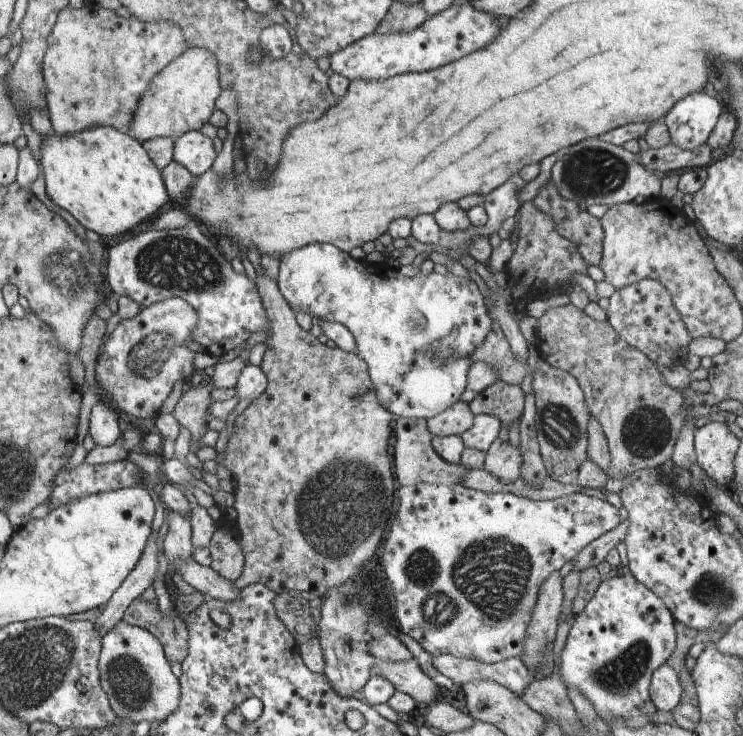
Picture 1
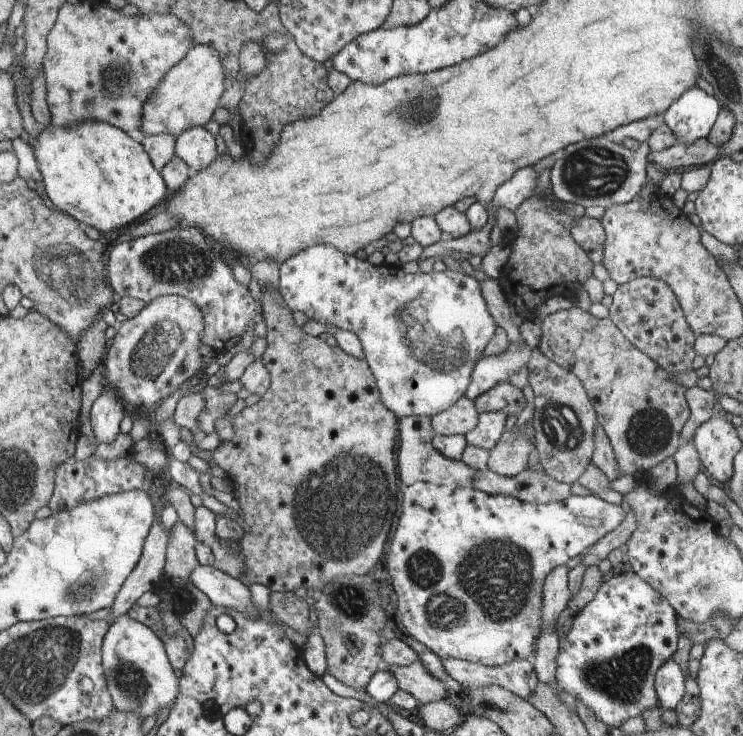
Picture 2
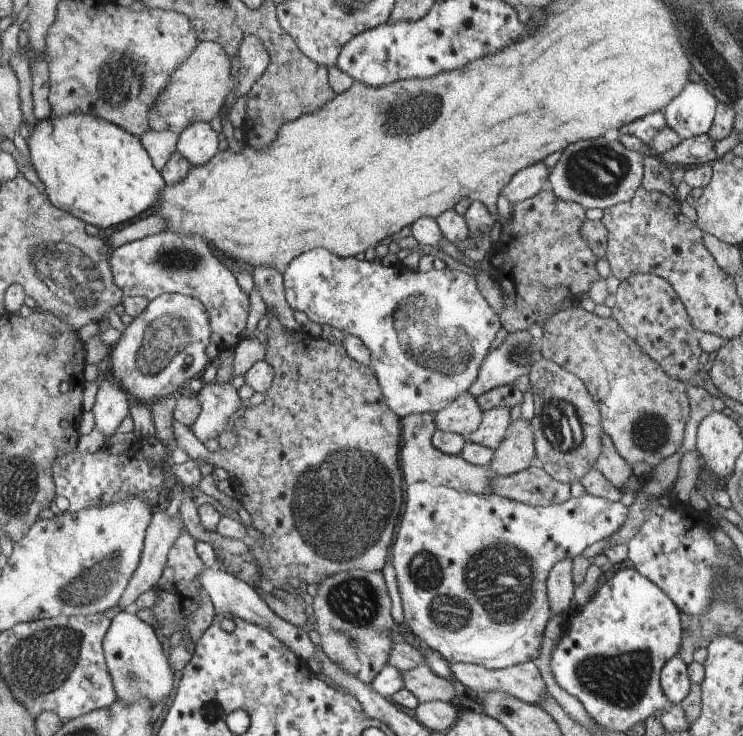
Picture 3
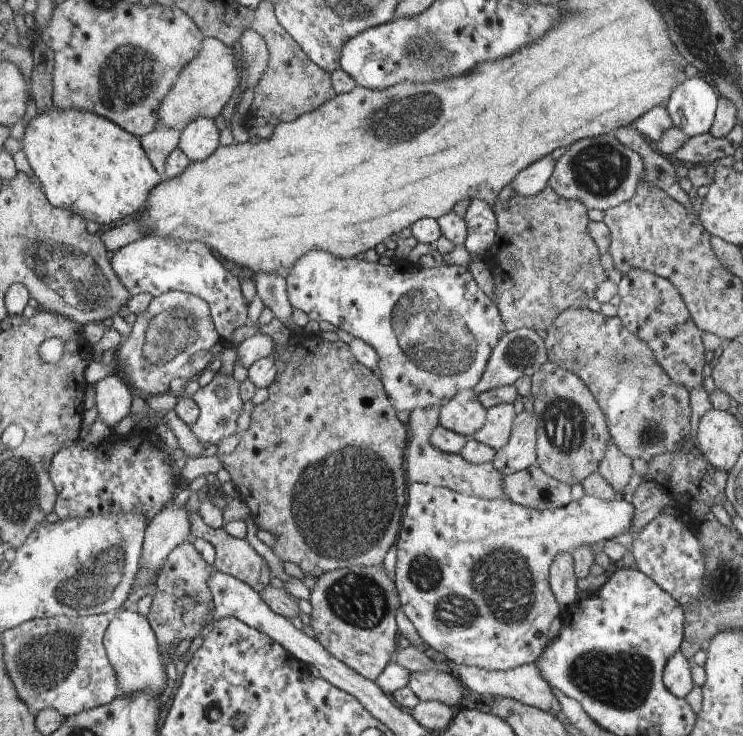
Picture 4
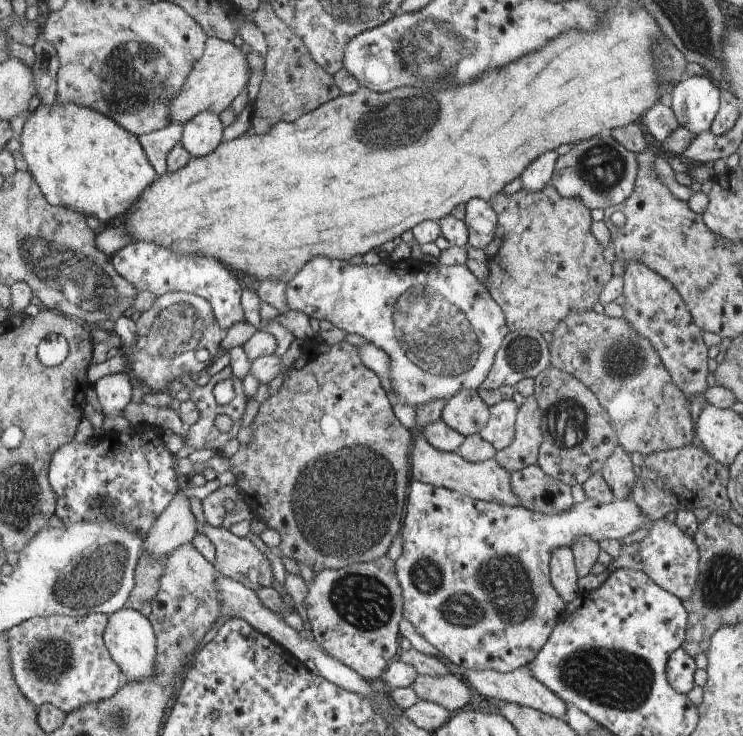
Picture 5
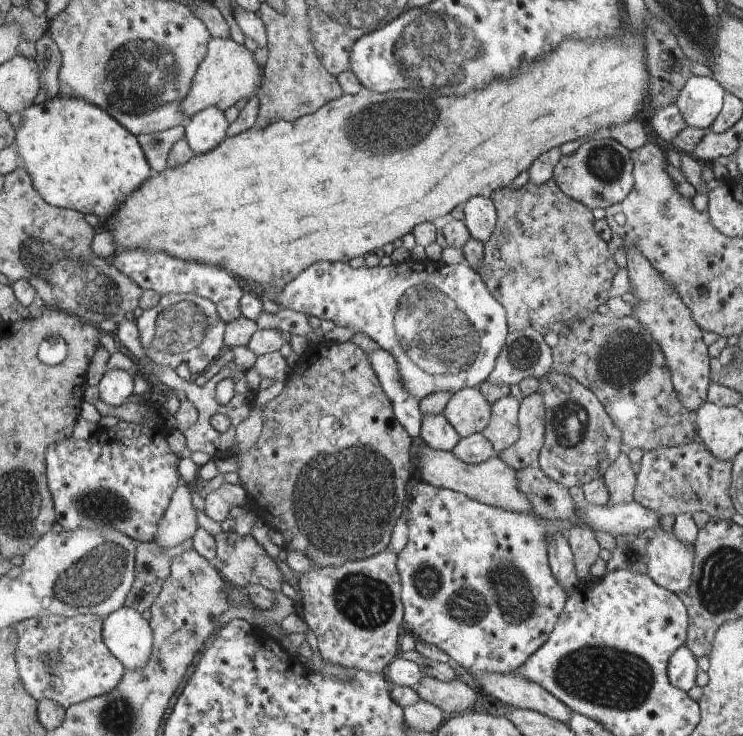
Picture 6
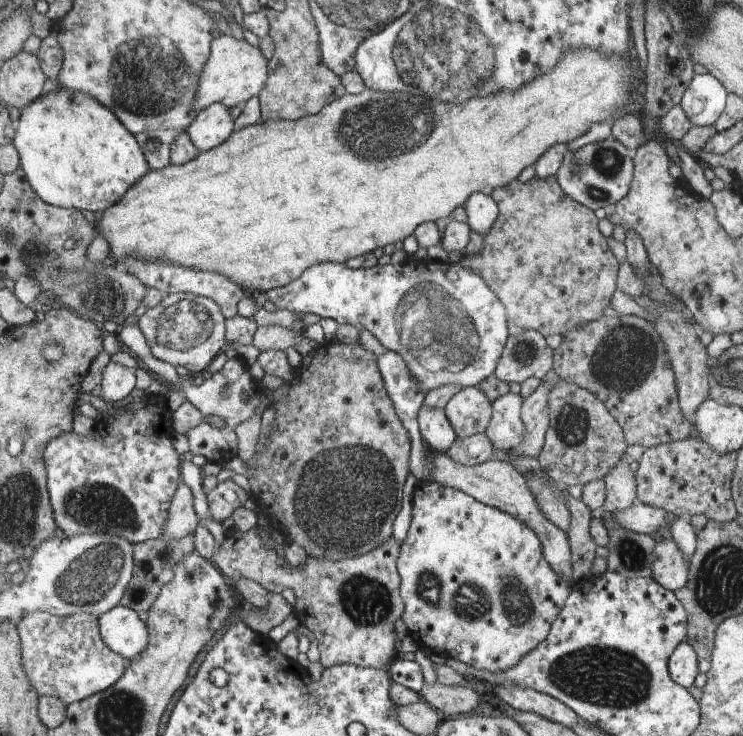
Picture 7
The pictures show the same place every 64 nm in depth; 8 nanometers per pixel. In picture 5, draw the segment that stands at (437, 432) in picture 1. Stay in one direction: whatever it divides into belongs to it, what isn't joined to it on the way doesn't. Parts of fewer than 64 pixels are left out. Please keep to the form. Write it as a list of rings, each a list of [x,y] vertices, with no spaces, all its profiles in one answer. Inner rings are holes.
[[[464,390],[446,402],[441,420],[467,438],[479,434],[487,426],[490,406],[482,400],[478,390]]]

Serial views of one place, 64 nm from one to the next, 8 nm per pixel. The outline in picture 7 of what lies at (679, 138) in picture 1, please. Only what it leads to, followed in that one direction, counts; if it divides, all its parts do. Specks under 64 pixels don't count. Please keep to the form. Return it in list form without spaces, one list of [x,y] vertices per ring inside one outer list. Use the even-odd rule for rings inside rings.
[[[710,73],[695,74],[679,105],[694,126],[710,126],[724,110],[727,93]]]

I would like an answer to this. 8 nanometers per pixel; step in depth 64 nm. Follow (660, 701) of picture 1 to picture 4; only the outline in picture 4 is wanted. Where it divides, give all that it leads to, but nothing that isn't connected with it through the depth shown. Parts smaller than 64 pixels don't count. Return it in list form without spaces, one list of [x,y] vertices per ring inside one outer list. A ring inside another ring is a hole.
[[[677,651],[663,669],[663,681],[668,690],[677,698],[685,697],[696,687],[691,678],[692,661]]]

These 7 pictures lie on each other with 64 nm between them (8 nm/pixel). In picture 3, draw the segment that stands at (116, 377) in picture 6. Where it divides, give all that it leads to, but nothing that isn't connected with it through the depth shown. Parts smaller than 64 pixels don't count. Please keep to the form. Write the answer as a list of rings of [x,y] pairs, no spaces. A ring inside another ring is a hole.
[[[107,375],[101,383],[92,412],[94,422],[103,436],[112,437],[121,422],[129,415],[132,400],[129,395],[116,383],[112,376]]]

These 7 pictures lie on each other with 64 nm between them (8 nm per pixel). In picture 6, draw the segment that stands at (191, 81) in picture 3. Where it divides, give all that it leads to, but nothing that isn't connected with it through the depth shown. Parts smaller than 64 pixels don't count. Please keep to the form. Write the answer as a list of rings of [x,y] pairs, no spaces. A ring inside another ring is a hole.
[[[212,37],[208,44],[207,55],[192,80],[188,96],[182,102],[182,112],[192,118],[206,108],[215,107],[226,111],[235,106],[241,98],[248,98],[254,92],[254,84],[262,84],[262,70],[252,60],[252,52],[248,52],[242,44],[236,44],[231,38]]]

